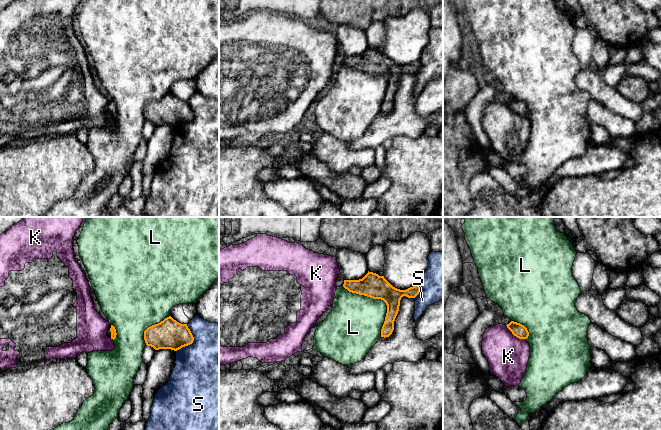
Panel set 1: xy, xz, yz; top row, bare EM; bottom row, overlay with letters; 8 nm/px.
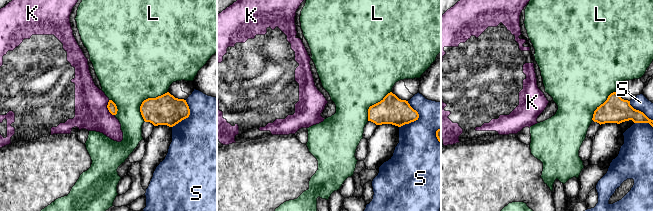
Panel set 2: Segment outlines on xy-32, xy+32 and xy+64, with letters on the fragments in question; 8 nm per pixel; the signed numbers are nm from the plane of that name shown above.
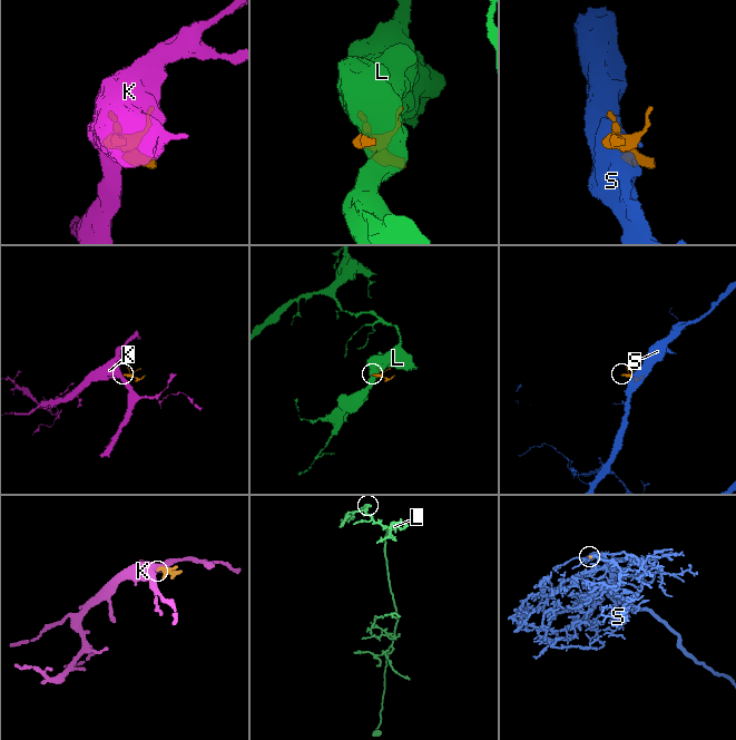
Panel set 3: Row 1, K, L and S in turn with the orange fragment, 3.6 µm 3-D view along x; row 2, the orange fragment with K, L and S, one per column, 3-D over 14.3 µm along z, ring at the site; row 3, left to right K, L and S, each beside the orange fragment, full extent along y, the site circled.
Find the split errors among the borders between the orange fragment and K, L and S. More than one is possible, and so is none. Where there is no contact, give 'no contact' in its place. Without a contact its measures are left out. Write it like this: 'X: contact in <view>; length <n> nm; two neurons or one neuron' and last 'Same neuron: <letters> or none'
K: contact in yz; length 200 nm; two neurons
L: contact in xz; length 500 nm; two neurons
S: contact in xy; length 240 nm; two neurons
Same neuron: none

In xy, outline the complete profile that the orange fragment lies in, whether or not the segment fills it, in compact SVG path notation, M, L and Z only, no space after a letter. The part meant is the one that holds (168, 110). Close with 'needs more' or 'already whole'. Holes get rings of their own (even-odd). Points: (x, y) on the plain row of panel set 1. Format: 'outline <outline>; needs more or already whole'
outline M171 92L144 107L147 122L155 126L171 125L177 127L193 119L194 113L187 100L181 100Z; already whole

